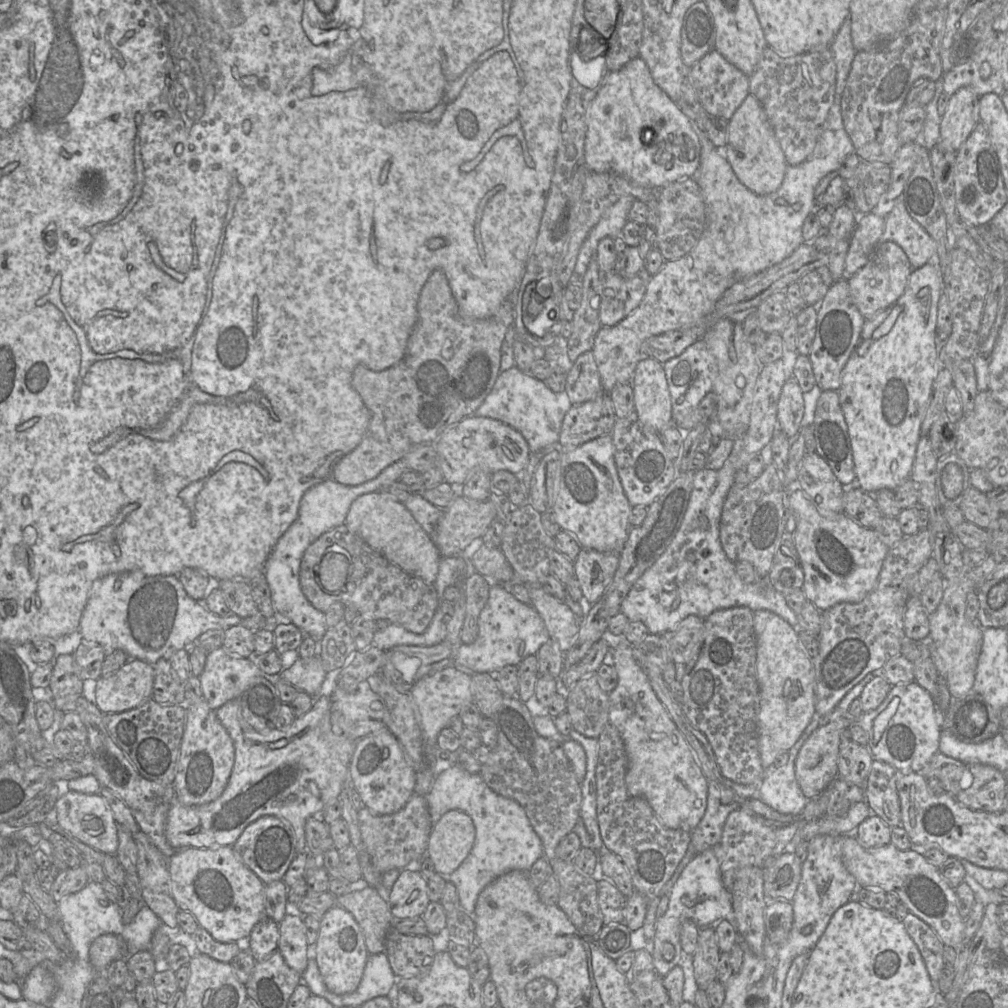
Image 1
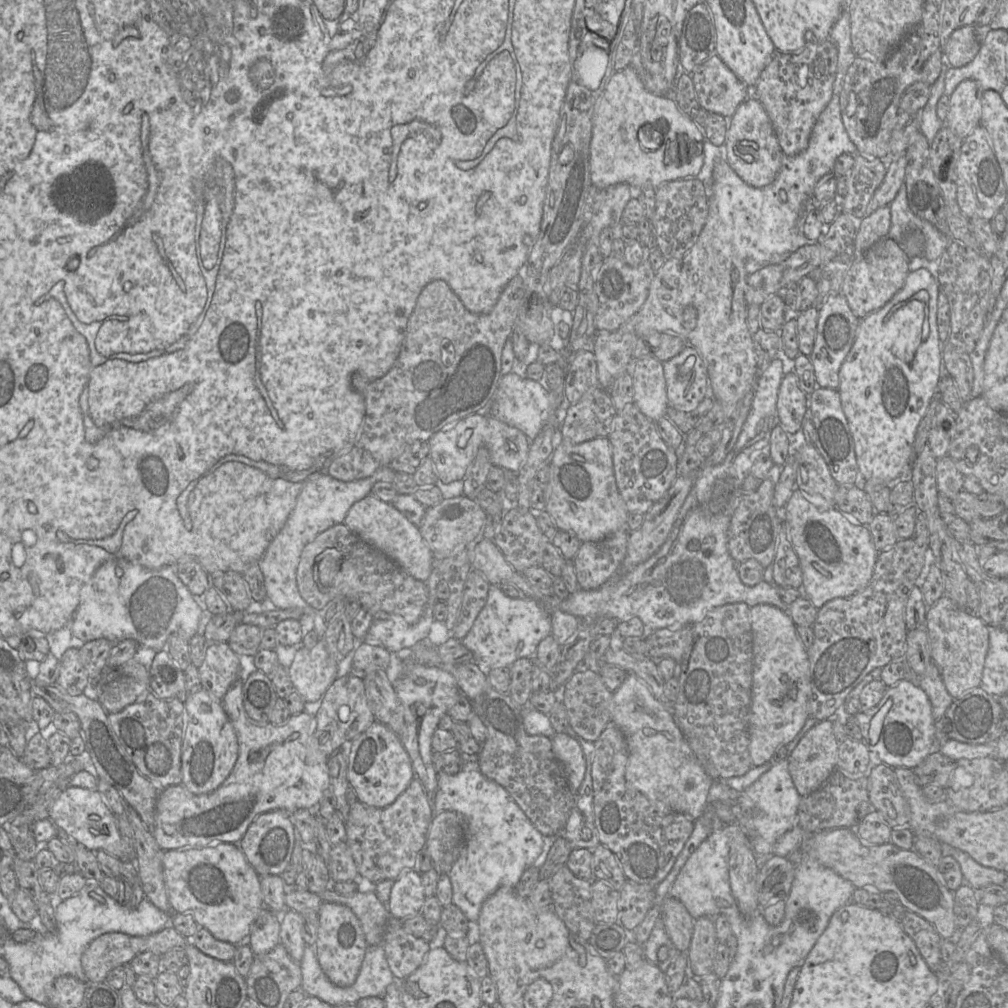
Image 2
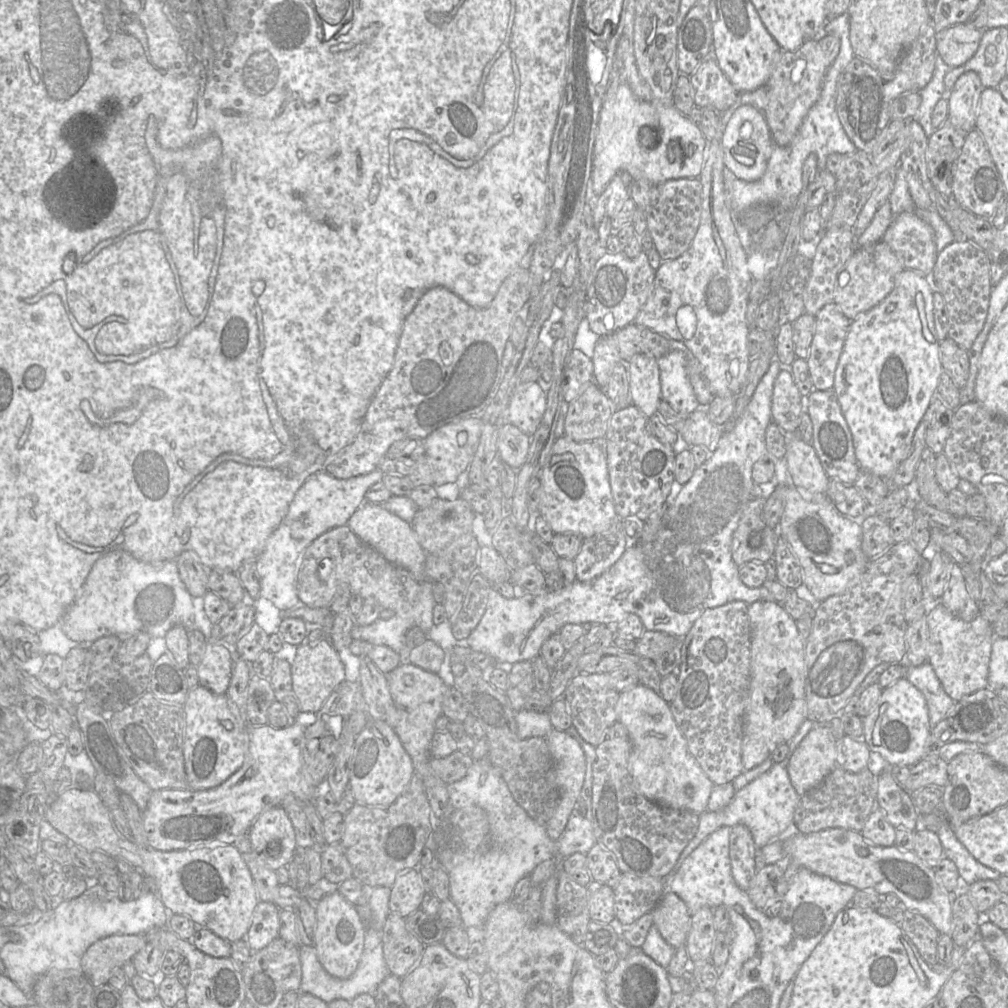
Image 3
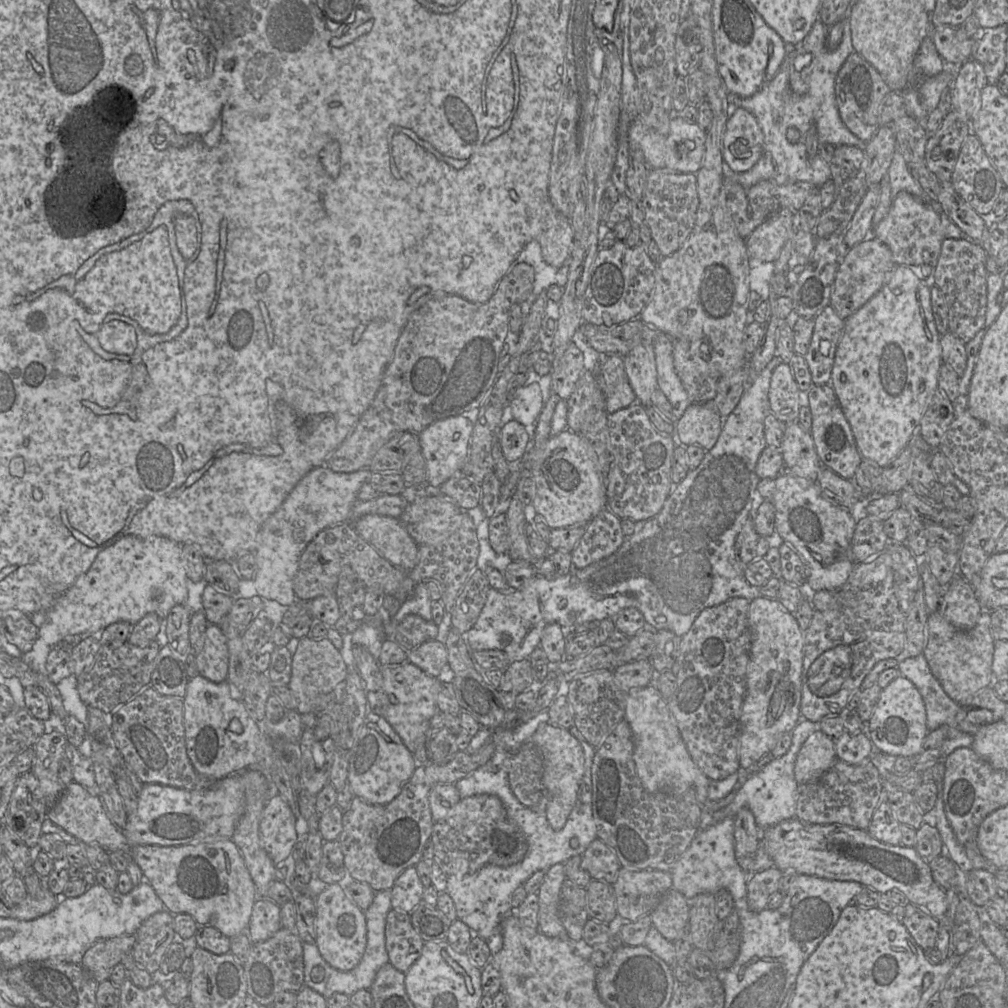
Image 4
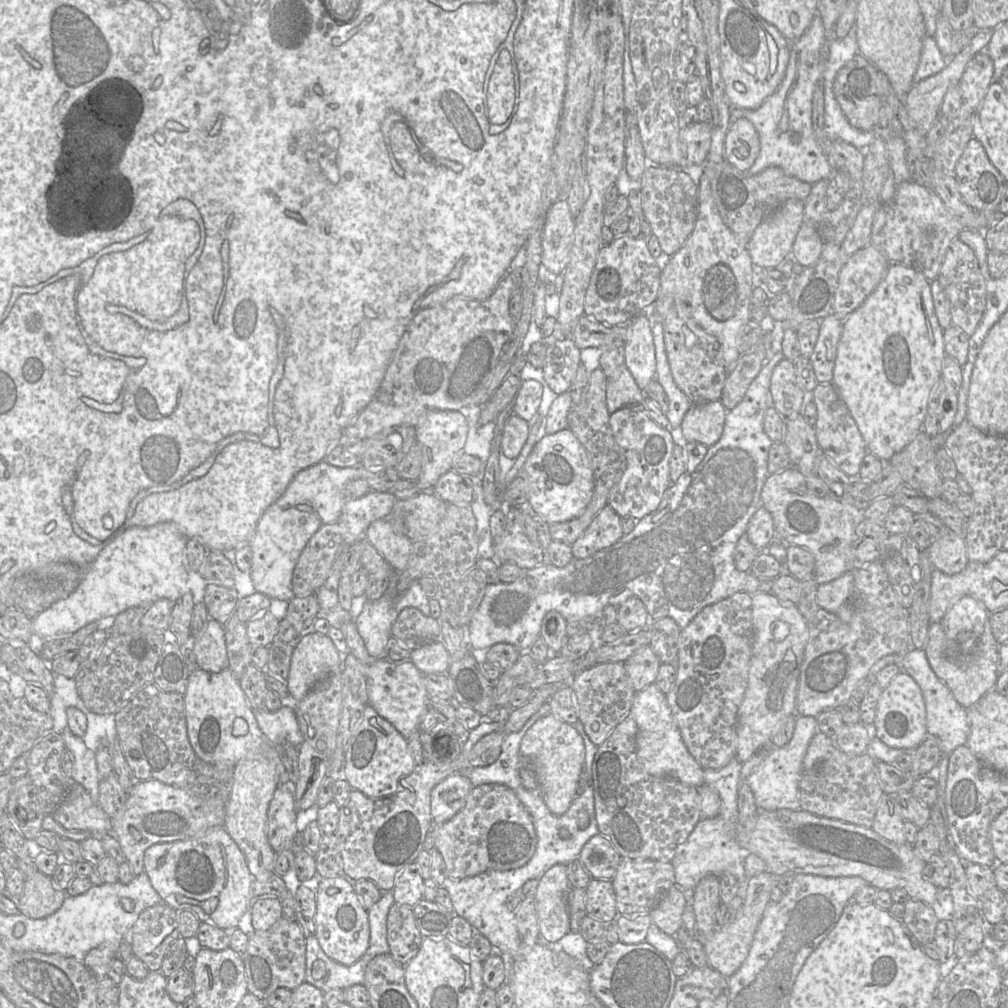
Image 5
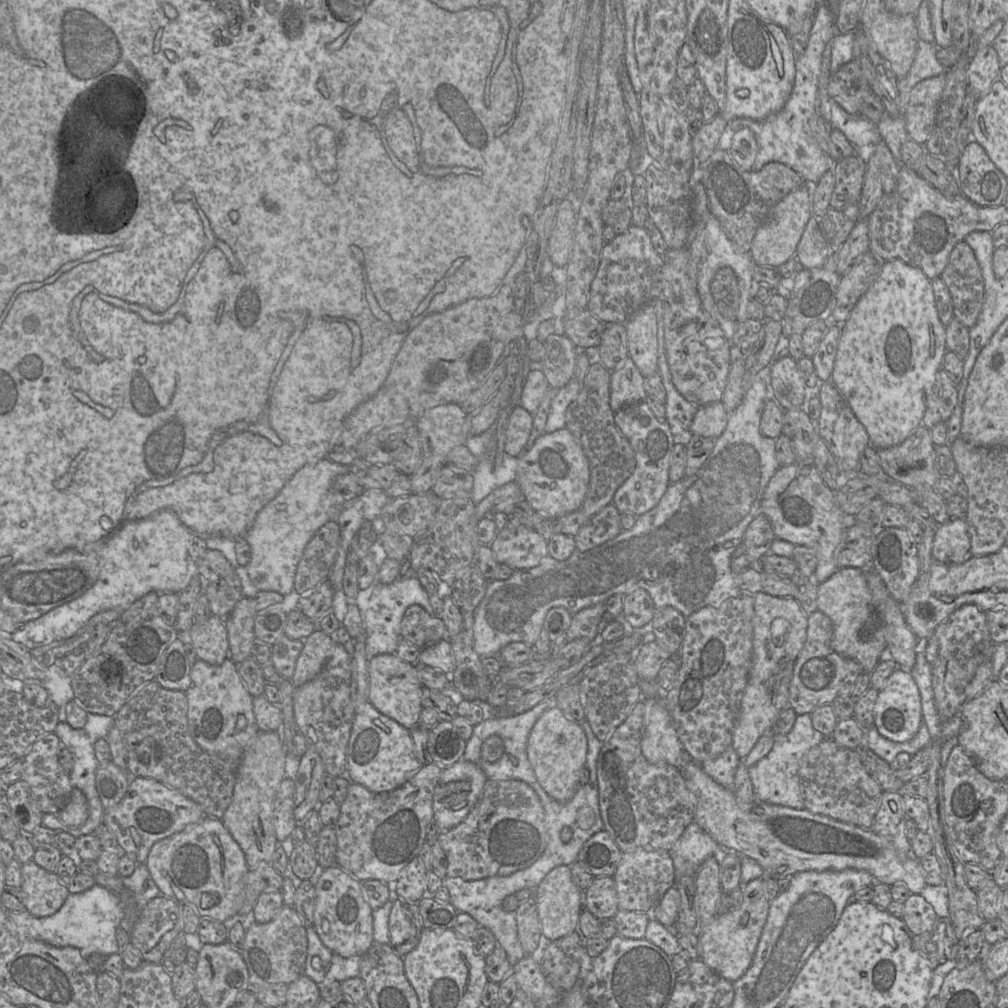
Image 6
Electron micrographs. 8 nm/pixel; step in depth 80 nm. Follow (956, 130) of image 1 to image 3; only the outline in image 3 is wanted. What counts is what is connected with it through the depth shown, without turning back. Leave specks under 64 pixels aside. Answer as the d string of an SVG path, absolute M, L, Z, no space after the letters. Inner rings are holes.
M967 71L960 75L958 79L956 80L953 89L951 92L946 94L946 89L945 89L945 98L948 100L949 104L949 117L948 119L951 121L951 123L954 125L954 127L958 131L962 131L964 134L967 134L970 132L972 129L975 128L976 124L976 119L978 116L978 106L980 104L980 96L982 94L984 87L982 86L980 77L978 74L974 71Z

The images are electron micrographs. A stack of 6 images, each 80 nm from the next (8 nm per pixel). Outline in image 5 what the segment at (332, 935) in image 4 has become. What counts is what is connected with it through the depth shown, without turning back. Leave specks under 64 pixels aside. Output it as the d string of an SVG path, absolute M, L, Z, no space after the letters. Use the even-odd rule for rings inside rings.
M345 876L323 878L316 891L315 937L324 953L335 962L350 966L358 961L369 945L368 910L365 909Z

